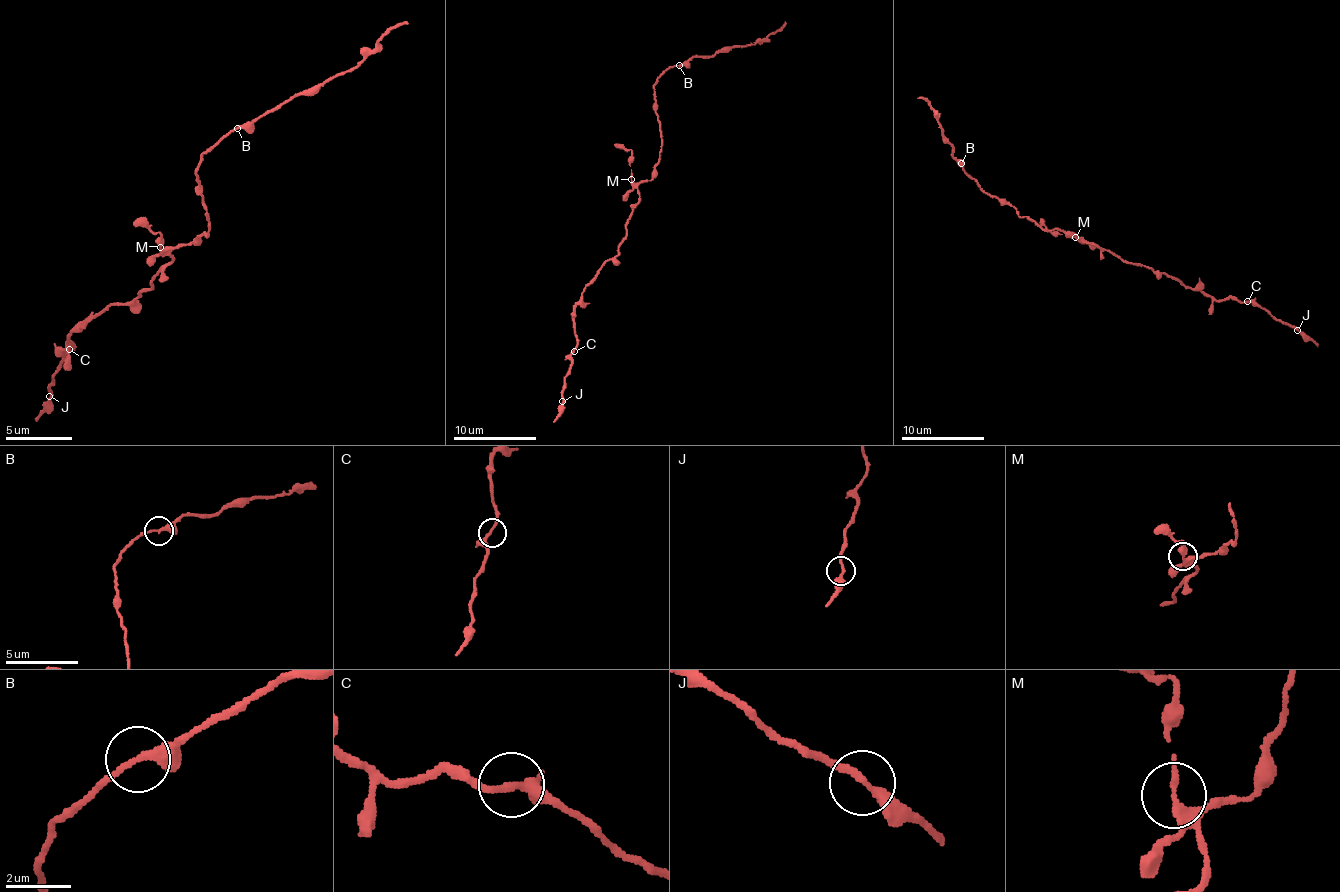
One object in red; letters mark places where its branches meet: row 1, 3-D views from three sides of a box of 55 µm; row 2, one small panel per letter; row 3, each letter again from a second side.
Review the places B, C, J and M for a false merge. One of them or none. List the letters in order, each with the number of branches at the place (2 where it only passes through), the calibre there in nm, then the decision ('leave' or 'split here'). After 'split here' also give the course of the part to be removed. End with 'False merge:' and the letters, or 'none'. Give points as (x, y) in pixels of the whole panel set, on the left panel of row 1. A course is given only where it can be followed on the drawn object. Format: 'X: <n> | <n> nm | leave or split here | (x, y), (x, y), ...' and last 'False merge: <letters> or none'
B: 2 | 280 nm | leave
C: 2 | 240 nm | leave
J: 2 | 240 nm | leave
M: 2 | 260 nm | leave
False merge: none

